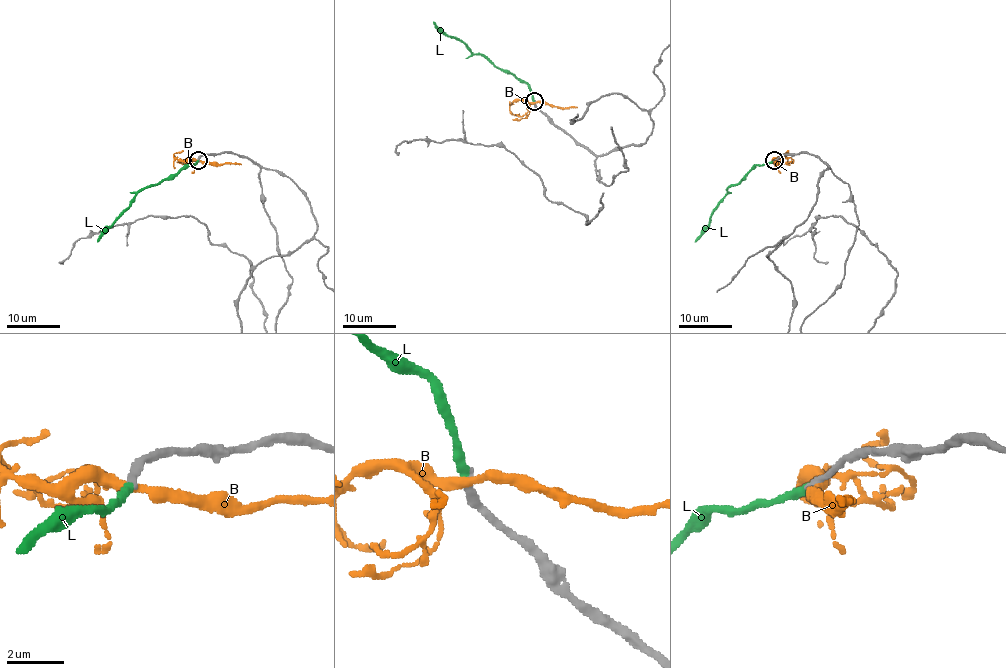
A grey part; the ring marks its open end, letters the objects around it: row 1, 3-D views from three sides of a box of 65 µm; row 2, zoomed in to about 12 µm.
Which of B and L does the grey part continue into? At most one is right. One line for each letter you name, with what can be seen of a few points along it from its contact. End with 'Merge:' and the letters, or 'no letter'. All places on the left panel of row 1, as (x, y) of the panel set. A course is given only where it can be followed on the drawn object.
L: it runs (198, 161), (142, 189), (97, 242)
Merge: L

